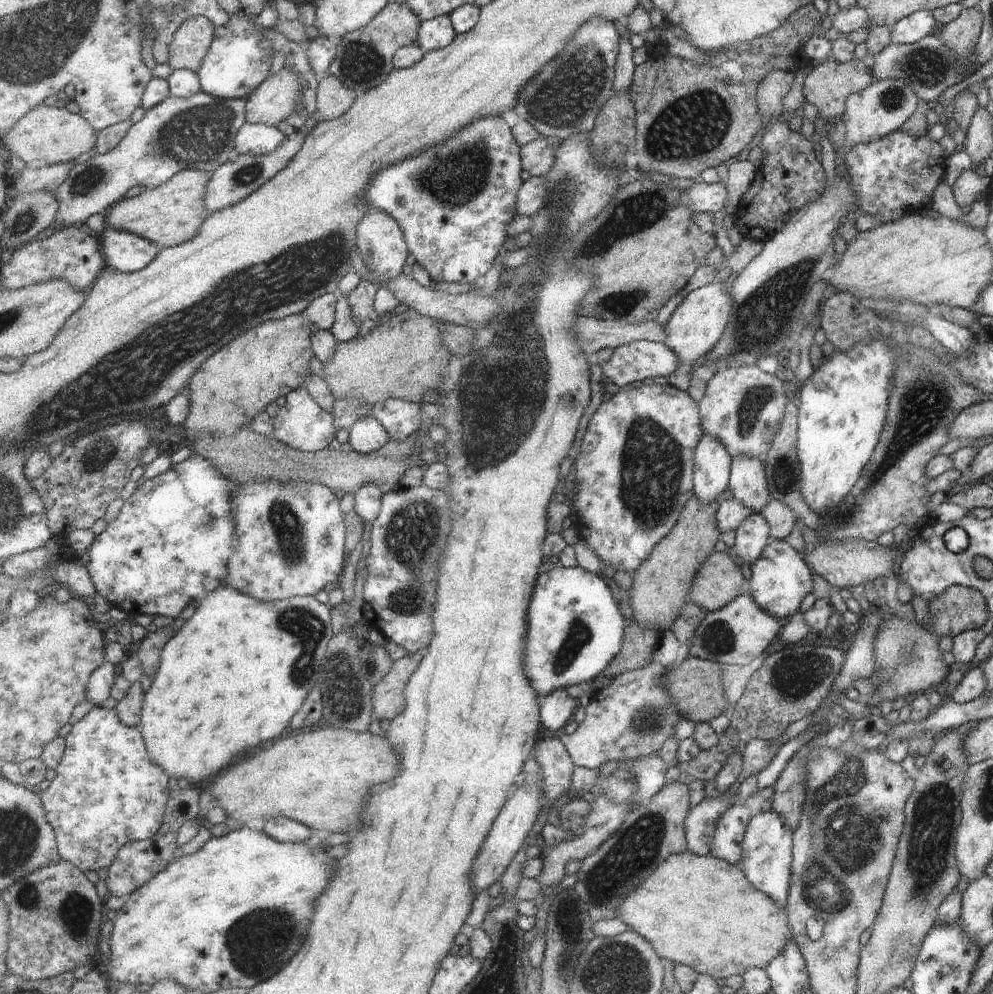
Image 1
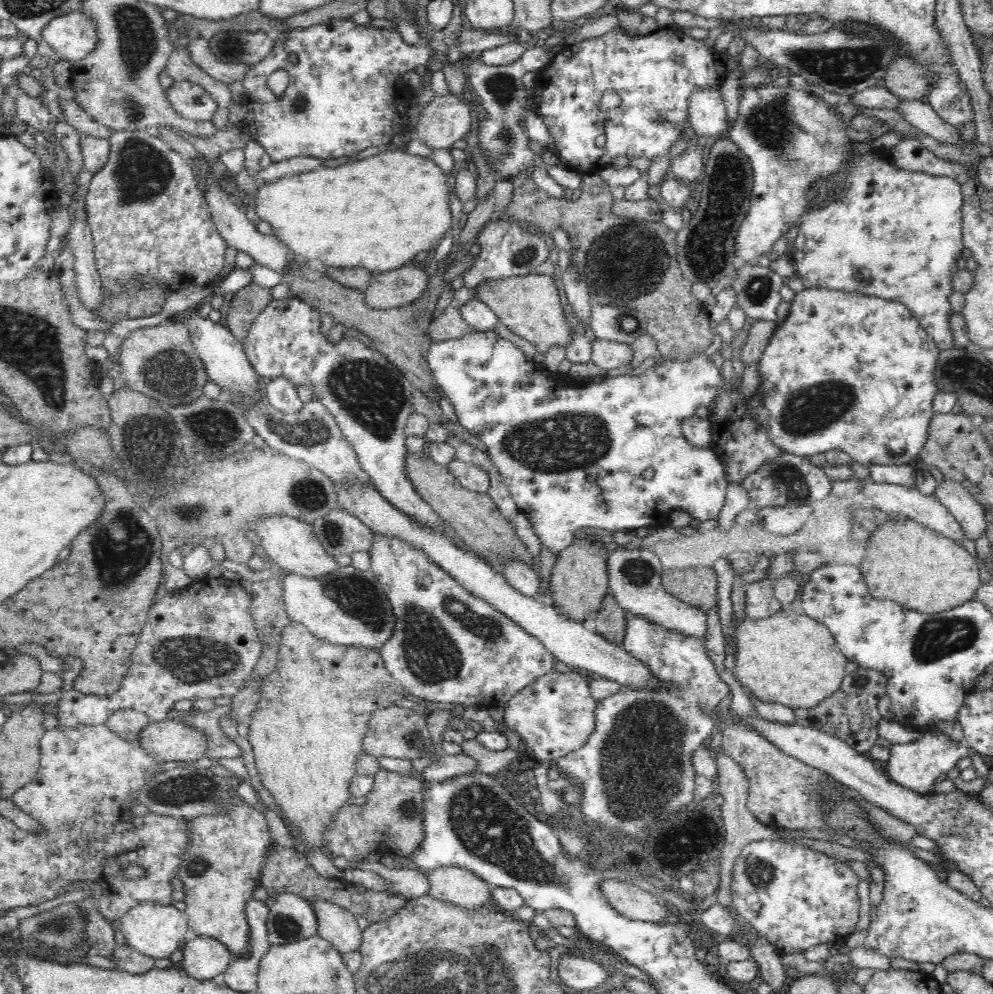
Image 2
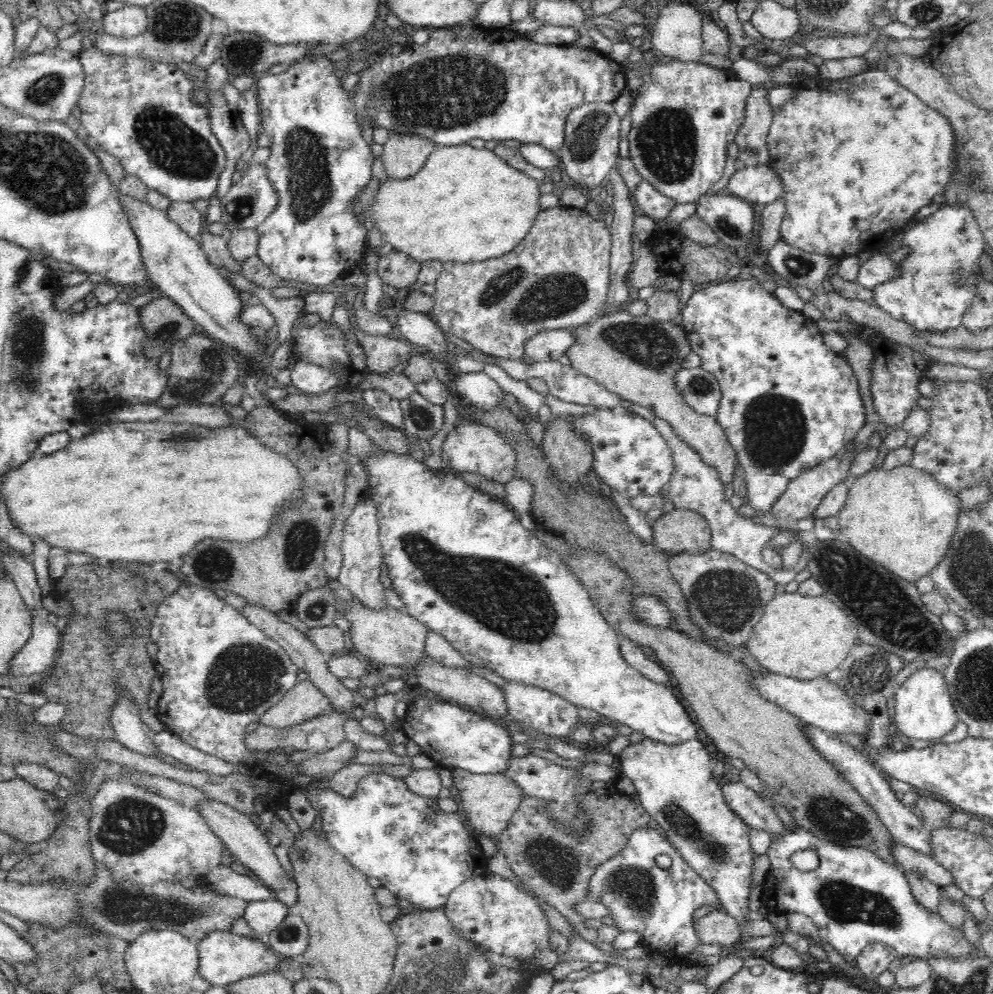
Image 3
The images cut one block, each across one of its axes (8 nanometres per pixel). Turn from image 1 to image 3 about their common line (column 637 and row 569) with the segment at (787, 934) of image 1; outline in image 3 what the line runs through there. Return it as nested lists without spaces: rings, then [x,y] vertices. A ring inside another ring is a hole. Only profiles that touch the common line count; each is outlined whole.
[[[907,463],[894,469],[872,470],[854,480],[853,484],[849,484],[848,496],[837,517],[841,534],[848,538],[849,544],[858,553],[887,568],[895,576],[901,576],[908,582],[916,582],[922,576],[930,575],[932,568],[944,558],[961,508],[958,491],[940,485],[926,471]]]

